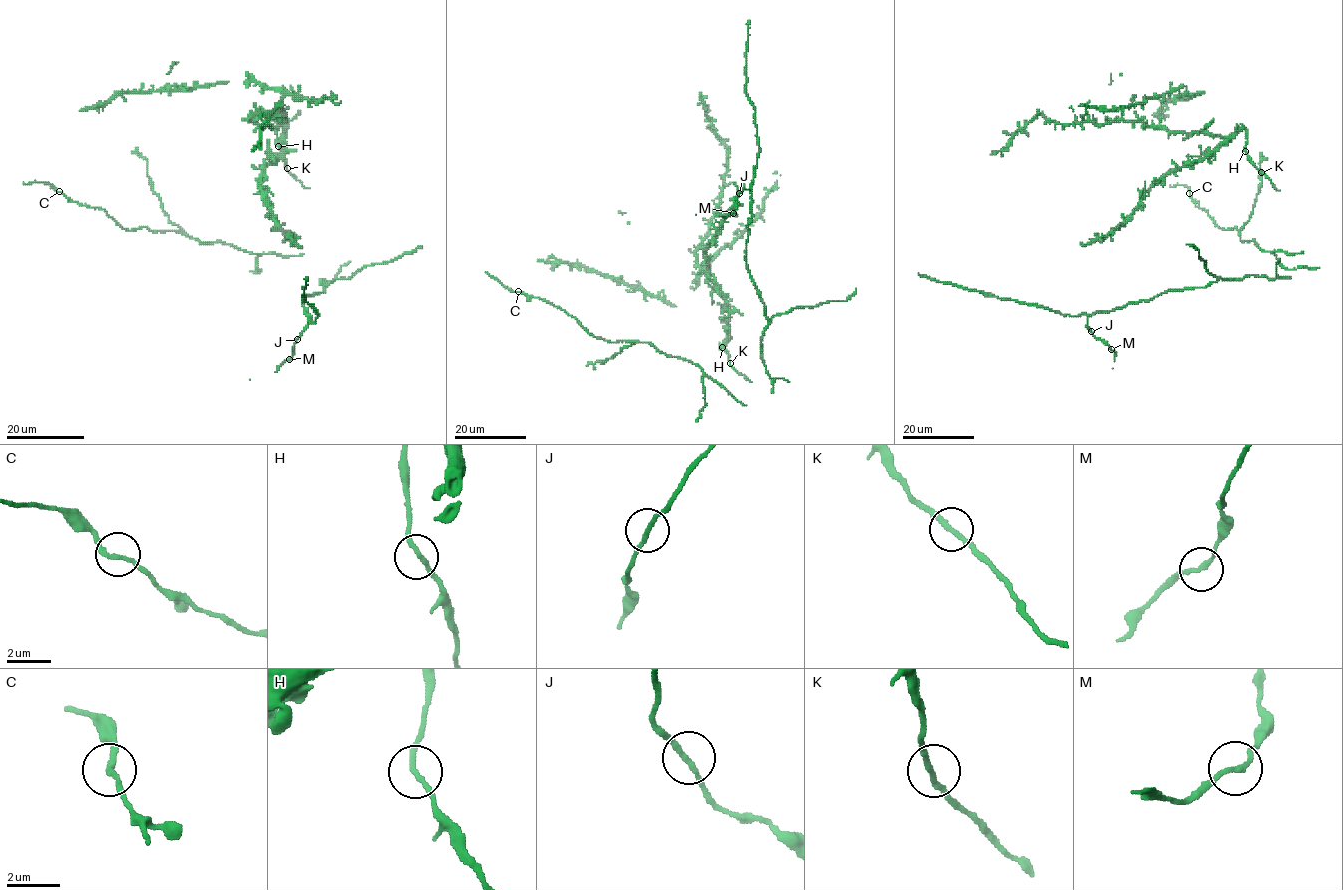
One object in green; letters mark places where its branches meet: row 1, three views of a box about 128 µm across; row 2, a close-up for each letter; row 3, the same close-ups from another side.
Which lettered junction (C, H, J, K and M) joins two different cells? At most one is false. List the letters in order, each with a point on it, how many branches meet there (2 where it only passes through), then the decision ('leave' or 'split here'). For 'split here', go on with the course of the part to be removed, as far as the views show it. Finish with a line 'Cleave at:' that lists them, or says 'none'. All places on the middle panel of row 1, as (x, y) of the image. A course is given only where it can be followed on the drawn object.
C: (518, 291) | 2 | leave
H: (722, 347) | 2 | leave
J: (739, 193) | 2 | leave
K: (730, 363) | 2 | leave
M: (733, 213) | 2 | leave
Cleave at: none

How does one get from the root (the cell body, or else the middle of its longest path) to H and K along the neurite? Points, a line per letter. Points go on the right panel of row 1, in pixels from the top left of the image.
H: (1237, 129), (1242, 126), (1247, 131), (1245, 151)
K: (1237, 129), (1242, 126), (1247, 131), (1245, 151), (1250, 161), (1261, 172)

